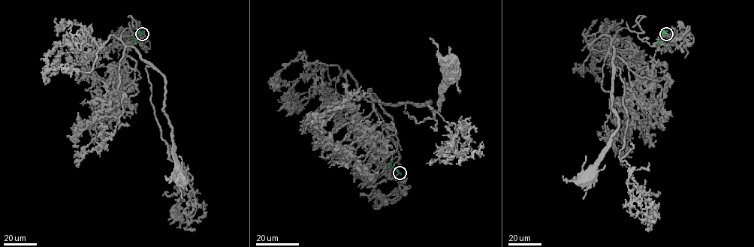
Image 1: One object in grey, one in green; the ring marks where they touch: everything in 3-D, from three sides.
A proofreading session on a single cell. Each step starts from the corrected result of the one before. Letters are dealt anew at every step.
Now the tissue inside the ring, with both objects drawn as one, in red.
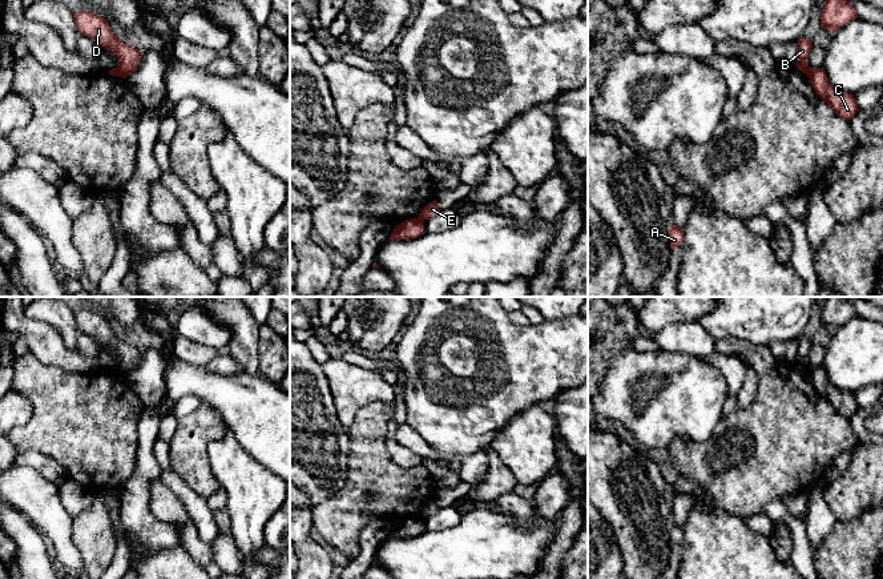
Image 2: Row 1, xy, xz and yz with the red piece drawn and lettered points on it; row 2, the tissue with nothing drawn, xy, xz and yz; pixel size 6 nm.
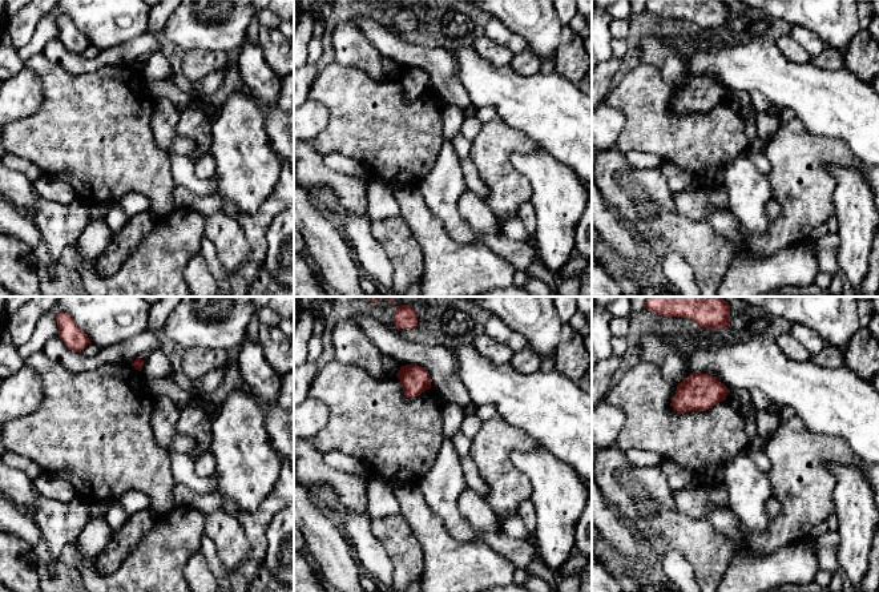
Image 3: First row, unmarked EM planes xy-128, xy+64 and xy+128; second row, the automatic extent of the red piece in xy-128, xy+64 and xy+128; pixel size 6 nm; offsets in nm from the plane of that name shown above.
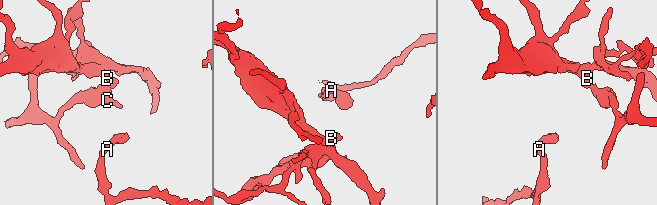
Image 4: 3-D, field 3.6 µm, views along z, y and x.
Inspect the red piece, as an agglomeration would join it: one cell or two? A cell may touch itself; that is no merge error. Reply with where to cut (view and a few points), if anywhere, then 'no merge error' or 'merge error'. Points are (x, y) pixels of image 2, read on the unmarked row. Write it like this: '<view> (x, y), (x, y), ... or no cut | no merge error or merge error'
yz (809, 365), (806, 372) | merge error

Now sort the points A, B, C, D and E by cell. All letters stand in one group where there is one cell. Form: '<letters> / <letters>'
A B D E / C

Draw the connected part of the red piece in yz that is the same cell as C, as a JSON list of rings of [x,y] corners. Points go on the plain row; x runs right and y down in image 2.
[[[809,366],[807,375],[810,377],[815,391],[824,398],[835,411],[846,418],[851,418],[859,409],[854,393],[839,390],[827,377],[823,366]]]

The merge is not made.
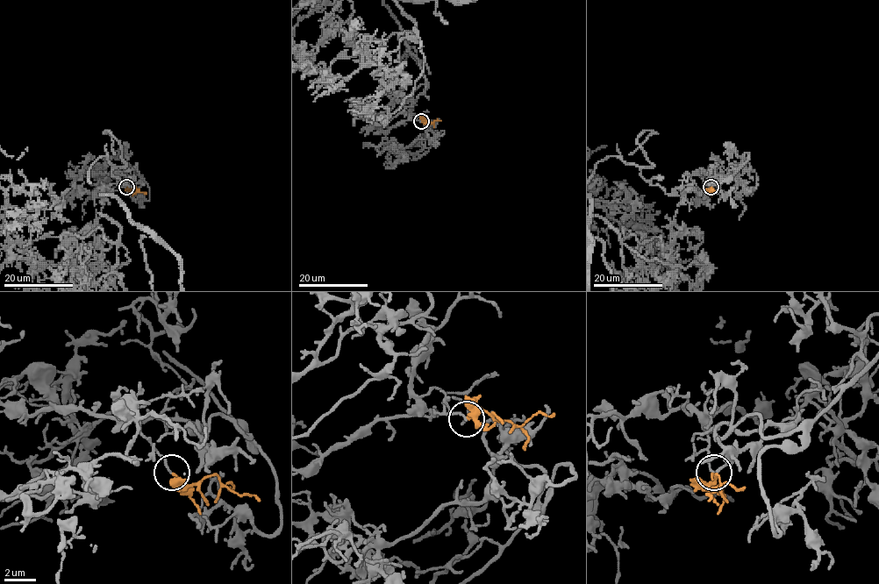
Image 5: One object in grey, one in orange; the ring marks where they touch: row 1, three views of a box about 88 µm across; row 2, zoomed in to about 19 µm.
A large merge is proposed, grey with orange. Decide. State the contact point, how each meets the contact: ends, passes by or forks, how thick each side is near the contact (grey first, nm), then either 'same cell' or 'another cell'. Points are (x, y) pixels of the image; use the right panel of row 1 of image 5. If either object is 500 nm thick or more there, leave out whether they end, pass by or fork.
at (711, 187); grey ends there; orange ends there; 130 nm thick on the grey side, 170 nm on the other; another cell

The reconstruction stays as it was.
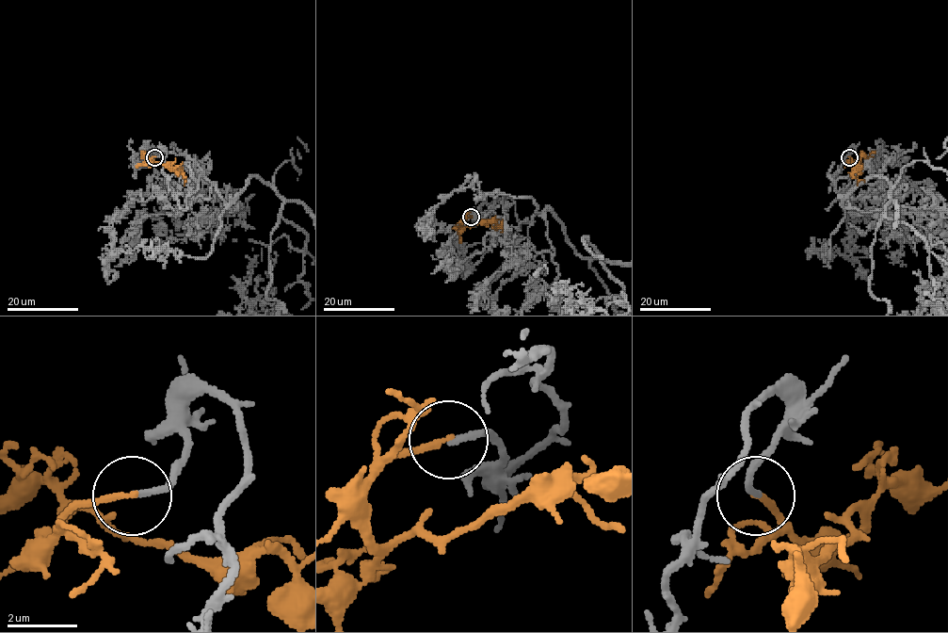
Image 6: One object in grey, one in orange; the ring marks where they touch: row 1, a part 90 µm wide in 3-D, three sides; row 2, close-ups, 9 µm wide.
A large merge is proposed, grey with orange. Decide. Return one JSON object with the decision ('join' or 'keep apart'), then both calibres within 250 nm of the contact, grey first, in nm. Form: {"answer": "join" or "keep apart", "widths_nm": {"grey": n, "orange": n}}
{"answer": "join", "widths_nm": {"grey": 170, "orange": 170}}

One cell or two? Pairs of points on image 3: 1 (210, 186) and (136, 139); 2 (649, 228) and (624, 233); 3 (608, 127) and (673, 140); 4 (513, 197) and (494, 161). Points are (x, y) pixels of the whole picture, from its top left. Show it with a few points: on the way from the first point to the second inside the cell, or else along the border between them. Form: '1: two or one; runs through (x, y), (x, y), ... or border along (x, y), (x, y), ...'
1: two; border along (168, 156), (170, 176), (176, 184)
2: two; border along (612, 206), (632, 230)
3: two; border along (605, 103), (625, 119), (615, 147)
4: one; runs through (507, 188), (496, 170)

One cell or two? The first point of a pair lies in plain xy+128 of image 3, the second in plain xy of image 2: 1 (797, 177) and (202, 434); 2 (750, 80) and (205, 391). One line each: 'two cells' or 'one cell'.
1: one cell
2: one cell

